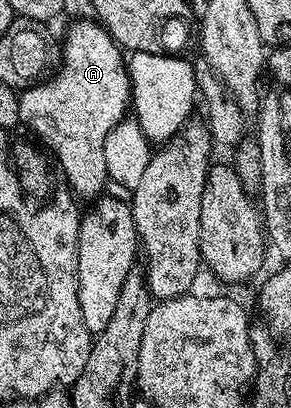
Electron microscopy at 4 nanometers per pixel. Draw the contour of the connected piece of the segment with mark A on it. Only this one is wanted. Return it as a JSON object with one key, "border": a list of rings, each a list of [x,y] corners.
{"border":[[[72,21],[69,26],[68,34],[62,37],[62,68],[51,79],[20,93],[20,125],[29,125],[52,148],[51,156],[60,160],[60,169],[68,180],[67,188],[77,198],[96,199],[105,192],[104,185],[109,184],[104,158],[106,135],[110,135],[119,121],[125,120],[130,109],[128,66],[121,46],[107,28],[96,21]]]}

